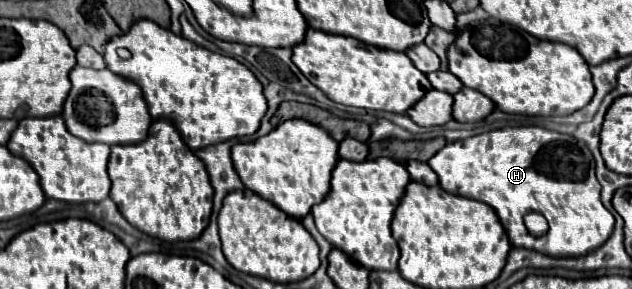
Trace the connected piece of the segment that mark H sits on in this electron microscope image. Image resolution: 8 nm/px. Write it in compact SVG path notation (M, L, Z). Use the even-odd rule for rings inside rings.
M504 127L468 137L464 141L448 143L428 161L428 165L438 175L438 183L444 191L490 205L500 217L500 223L514 247L526 247L554 257L572 257L578 245L578 255L588 255L590 251L598 249L614 229L614 217L600 201L600 183L594 175L594 157L586 143L572 135L548 131L544 127ZM530 211L546 217L550 225L546 235L534 237L528 233L524 227L524 215Z

